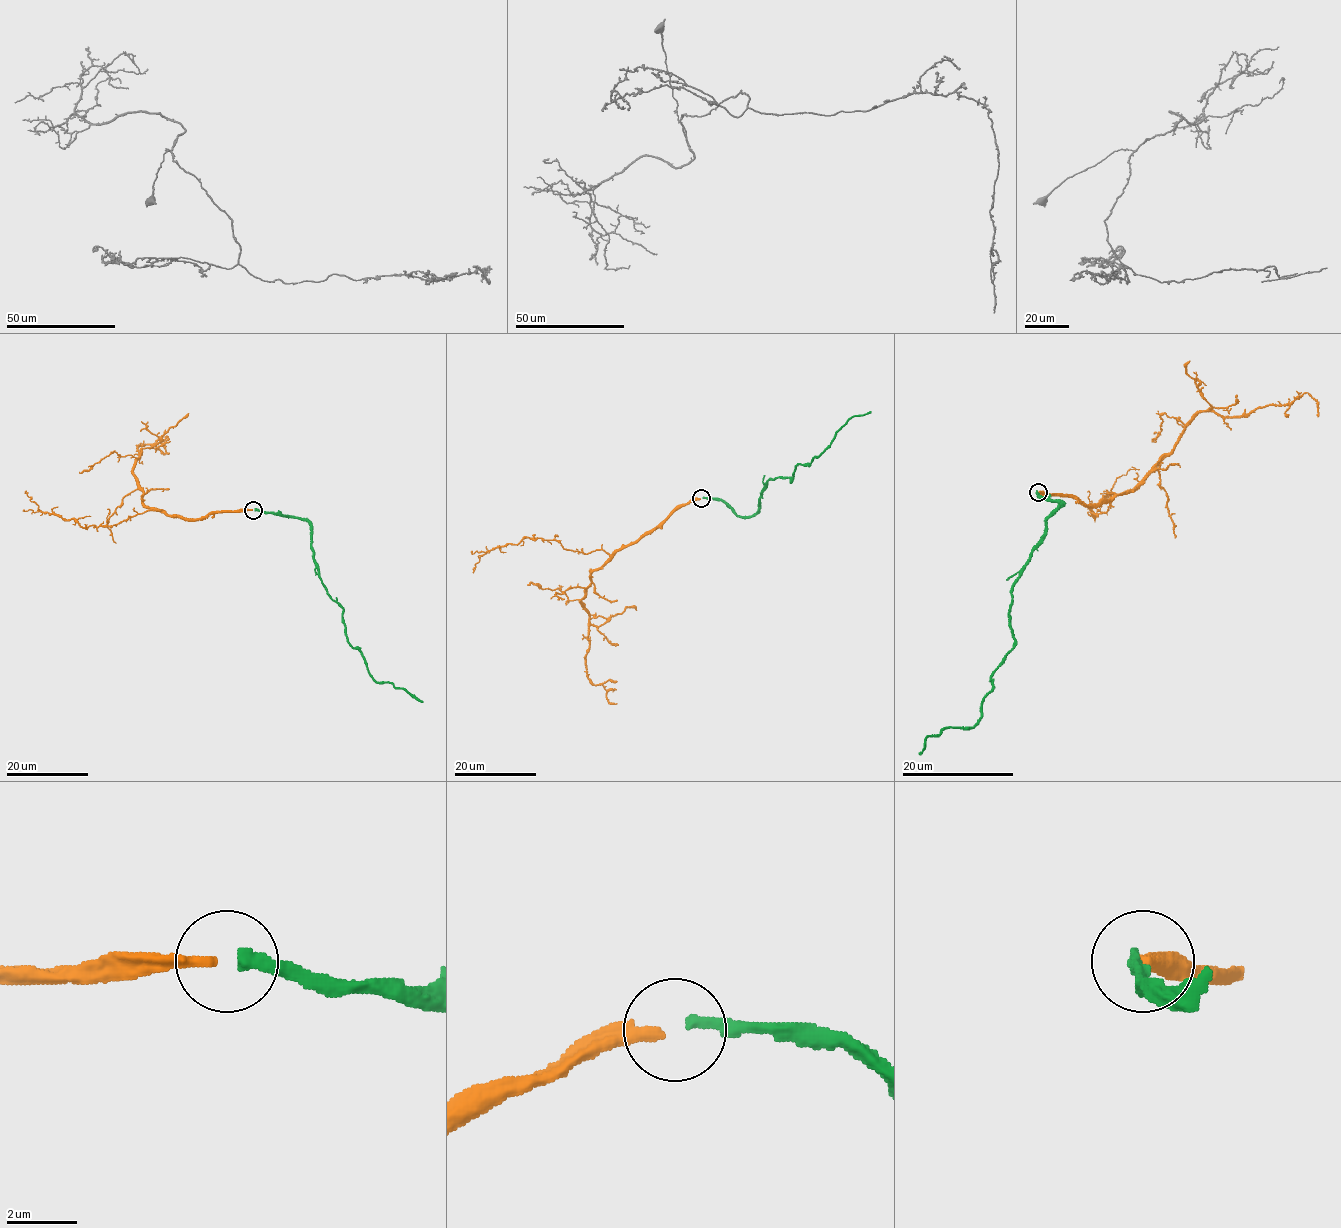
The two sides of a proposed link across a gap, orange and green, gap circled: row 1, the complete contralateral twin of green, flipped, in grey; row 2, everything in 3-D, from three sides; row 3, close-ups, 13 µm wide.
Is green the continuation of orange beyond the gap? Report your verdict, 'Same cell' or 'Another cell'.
Same cell

